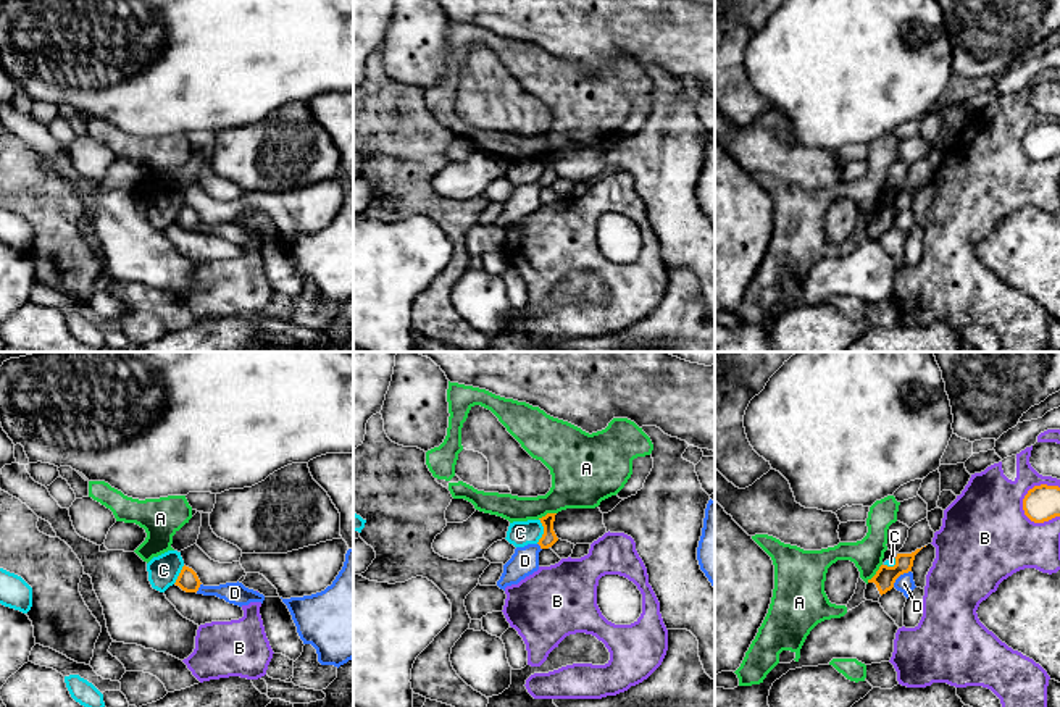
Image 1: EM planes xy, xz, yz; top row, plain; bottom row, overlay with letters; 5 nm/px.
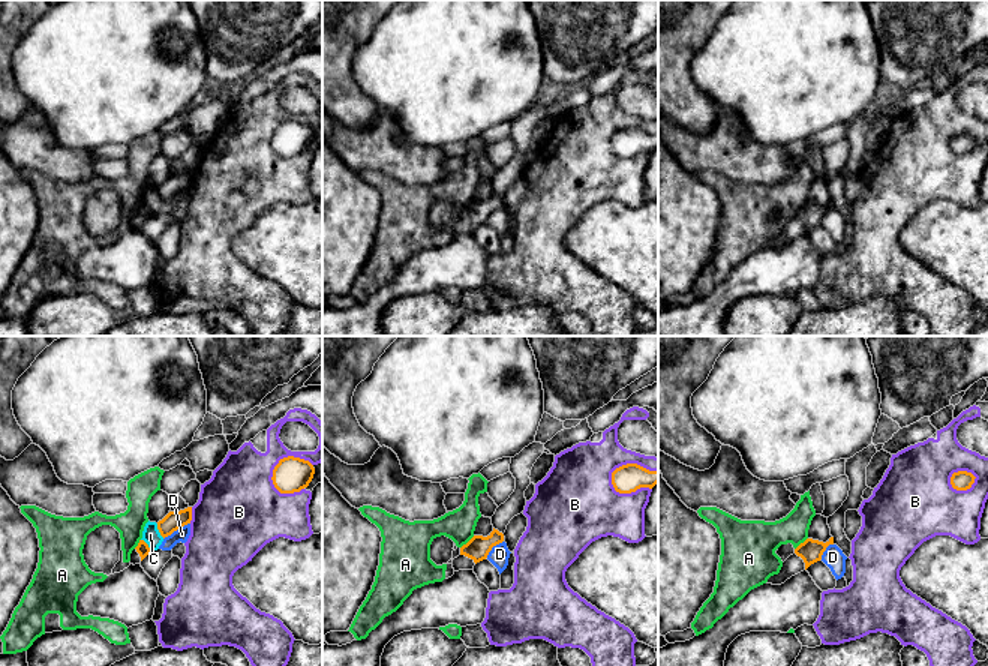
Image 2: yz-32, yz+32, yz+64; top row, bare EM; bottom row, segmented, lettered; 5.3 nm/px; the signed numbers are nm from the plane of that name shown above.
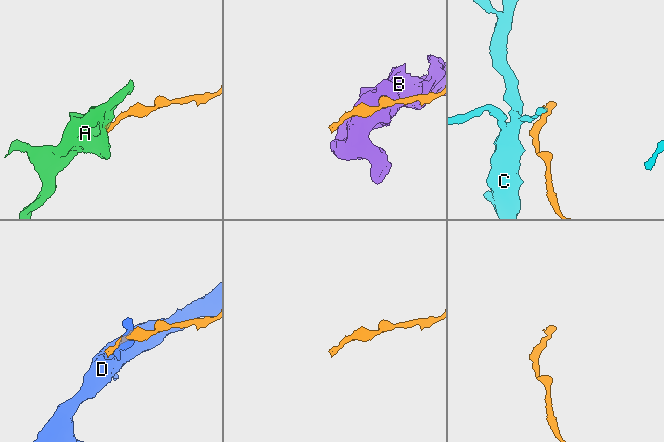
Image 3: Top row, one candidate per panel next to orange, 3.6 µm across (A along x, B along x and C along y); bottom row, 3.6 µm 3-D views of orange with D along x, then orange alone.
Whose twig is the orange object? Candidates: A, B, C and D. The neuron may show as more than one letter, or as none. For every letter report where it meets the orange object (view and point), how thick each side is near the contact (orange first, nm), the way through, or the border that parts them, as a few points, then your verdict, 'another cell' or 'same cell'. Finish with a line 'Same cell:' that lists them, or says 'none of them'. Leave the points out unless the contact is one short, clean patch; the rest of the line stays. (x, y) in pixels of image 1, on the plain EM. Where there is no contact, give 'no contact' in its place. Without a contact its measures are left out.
A: meets orange in yz at (876, 212); 110 nm thick on the orange side, 160 nm on the other; border along yz (881, 202), (867, 220); another cell
B: meets orange in yz at (1033, 126); 180 nm thick on the orange side, 340 nm on the other; another cell
C: meets orange in xz at (544, 170); 80 nm thick on the orange side, 130 nm on the other; border along xz (539, 157), (542, 175), (536, 181); another cell
D: meets orange in yz at (899, 213); 110 nm thick on the orange side, 90 nm on the other; another cell
Same cell: none of them

